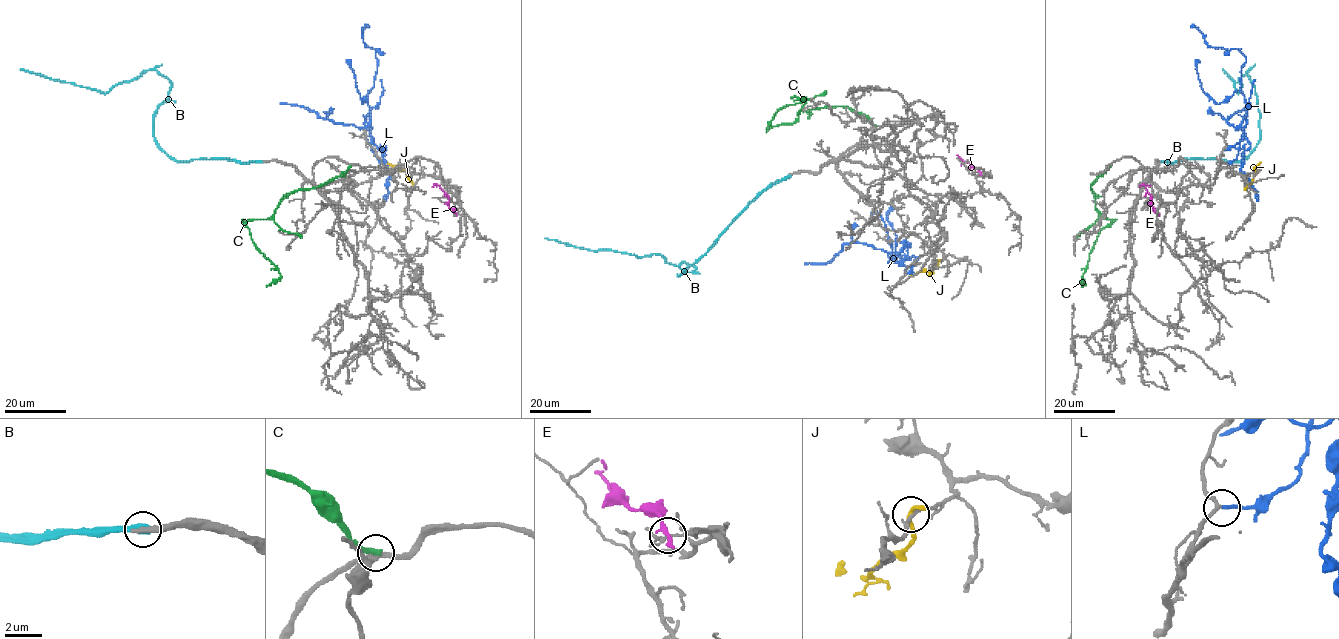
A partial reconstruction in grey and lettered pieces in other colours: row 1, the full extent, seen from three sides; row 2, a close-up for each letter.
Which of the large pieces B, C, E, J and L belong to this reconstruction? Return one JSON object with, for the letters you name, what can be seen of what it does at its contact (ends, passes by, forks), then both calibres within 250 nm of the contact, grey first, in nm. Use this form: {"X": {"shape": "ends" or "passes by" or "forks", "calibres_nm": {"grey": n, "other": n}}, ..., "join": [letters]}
{"B": {"shape": "ends", "calibres_nm": {"grey": 380, "other": 550}}, "L": {"shape": "ends", "calibres_nm": {"grey": 200, "other": 170}}, "join": ["B", "L"]}

